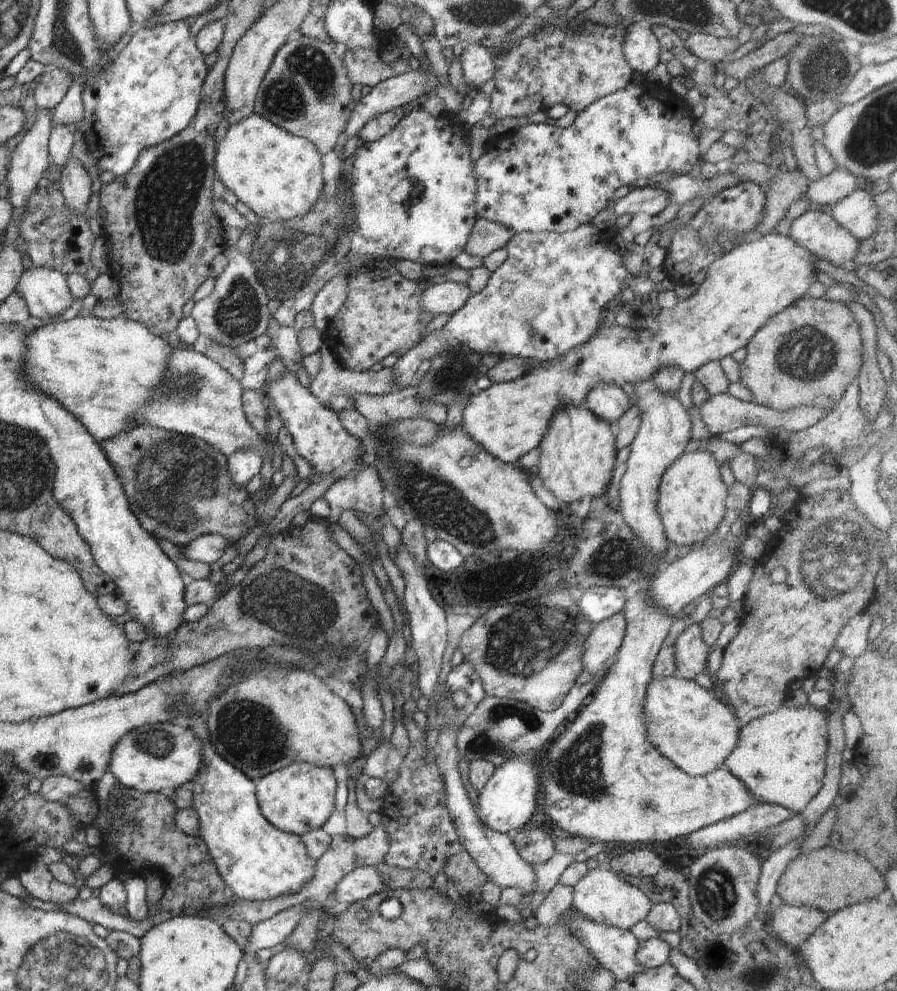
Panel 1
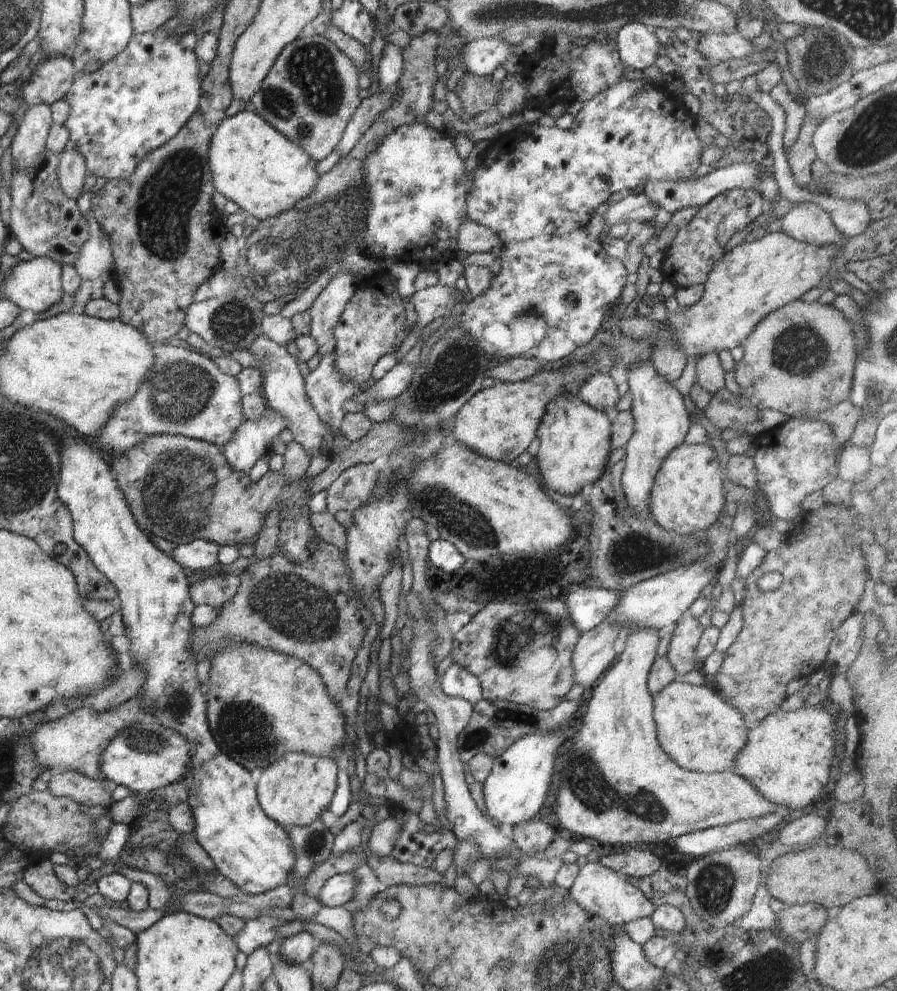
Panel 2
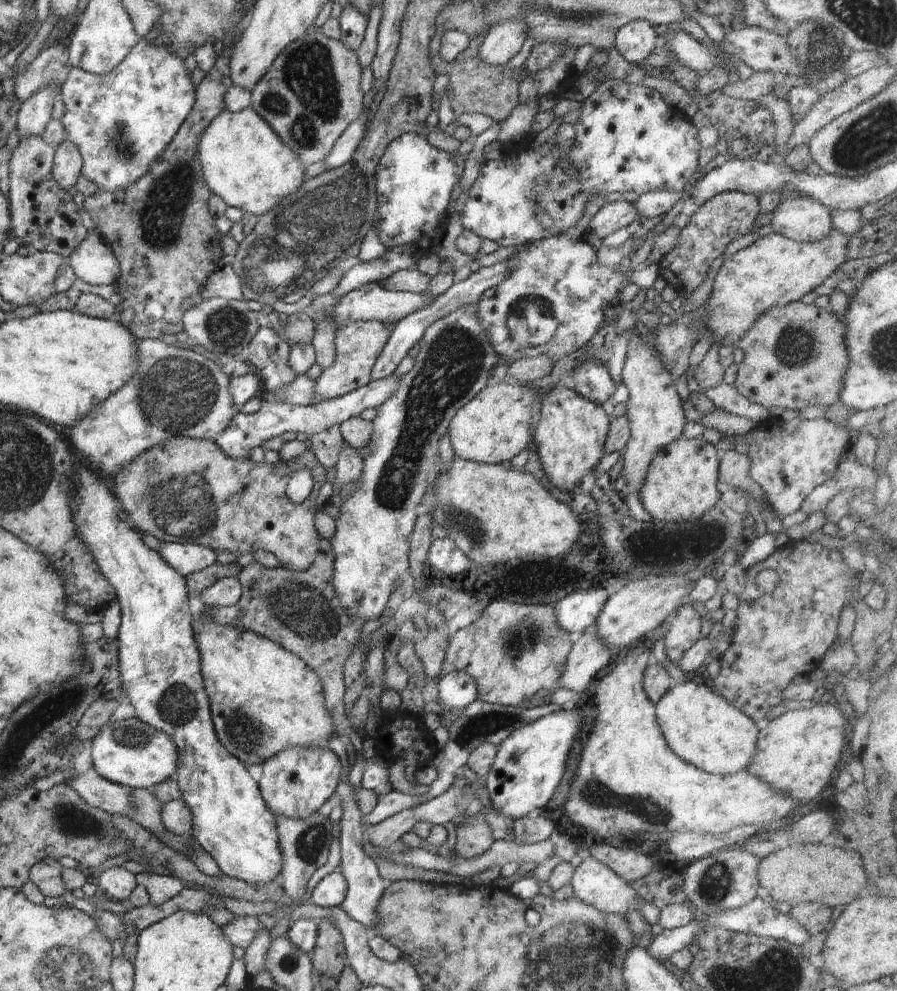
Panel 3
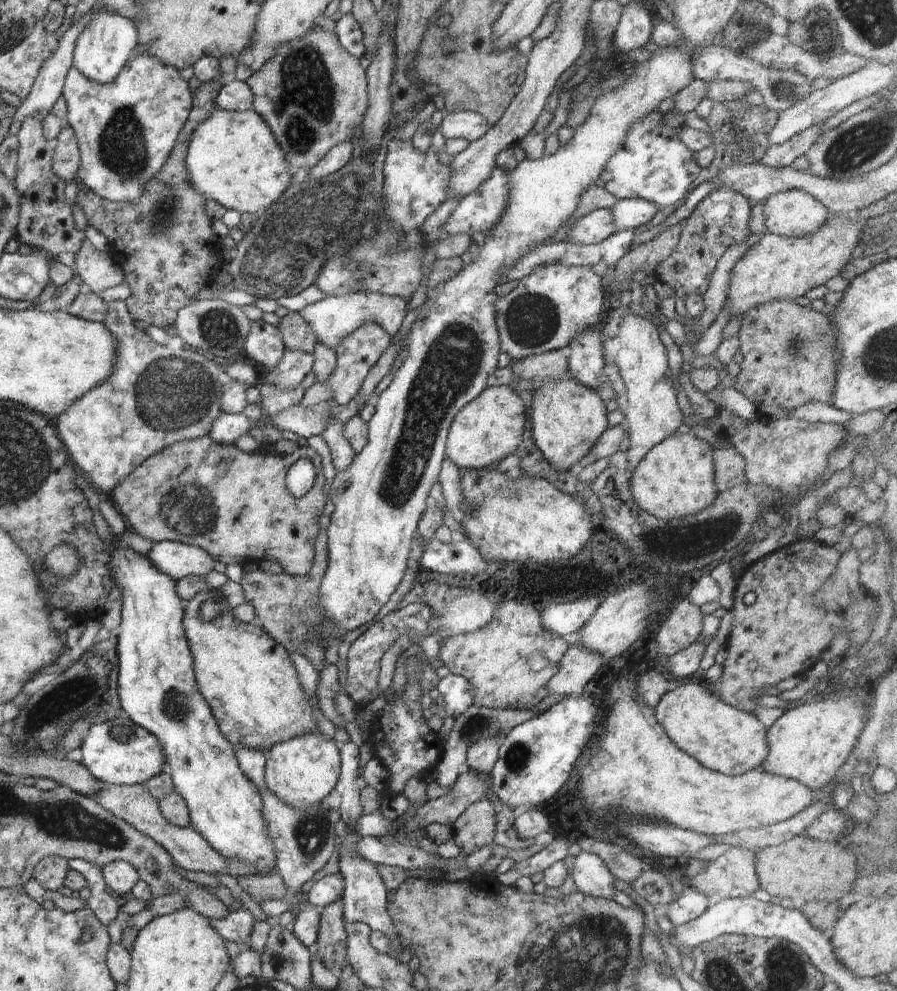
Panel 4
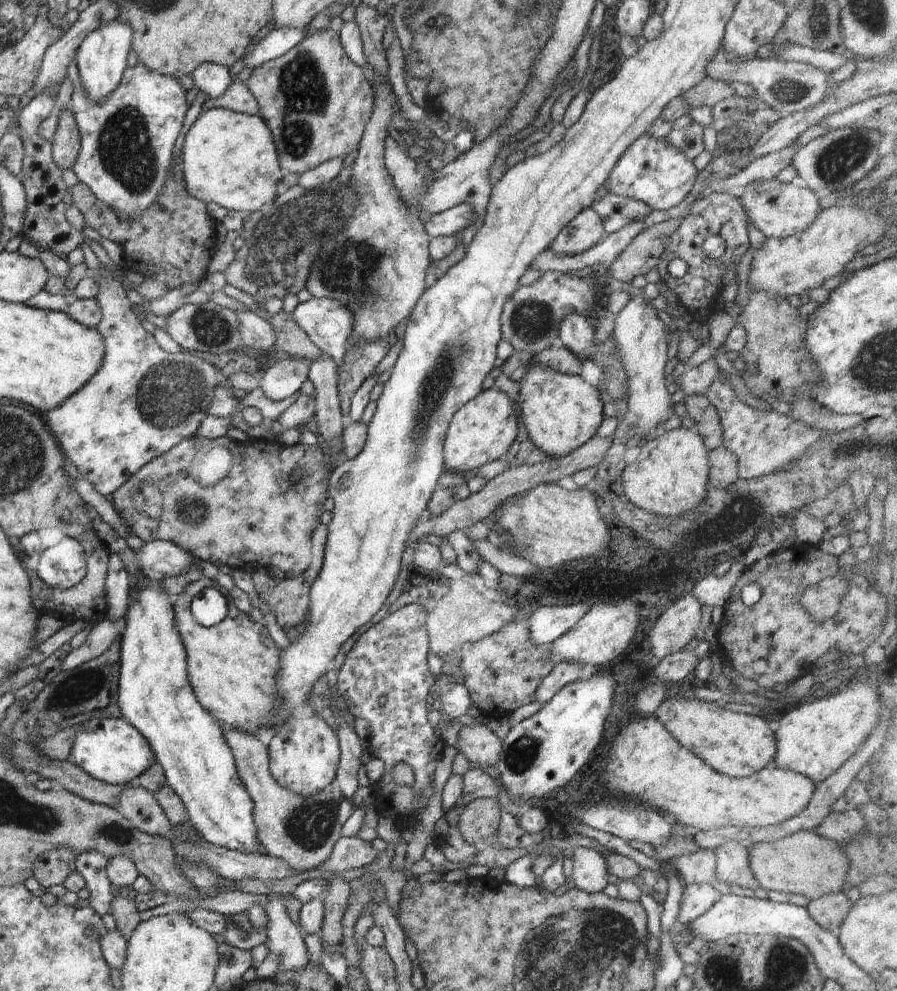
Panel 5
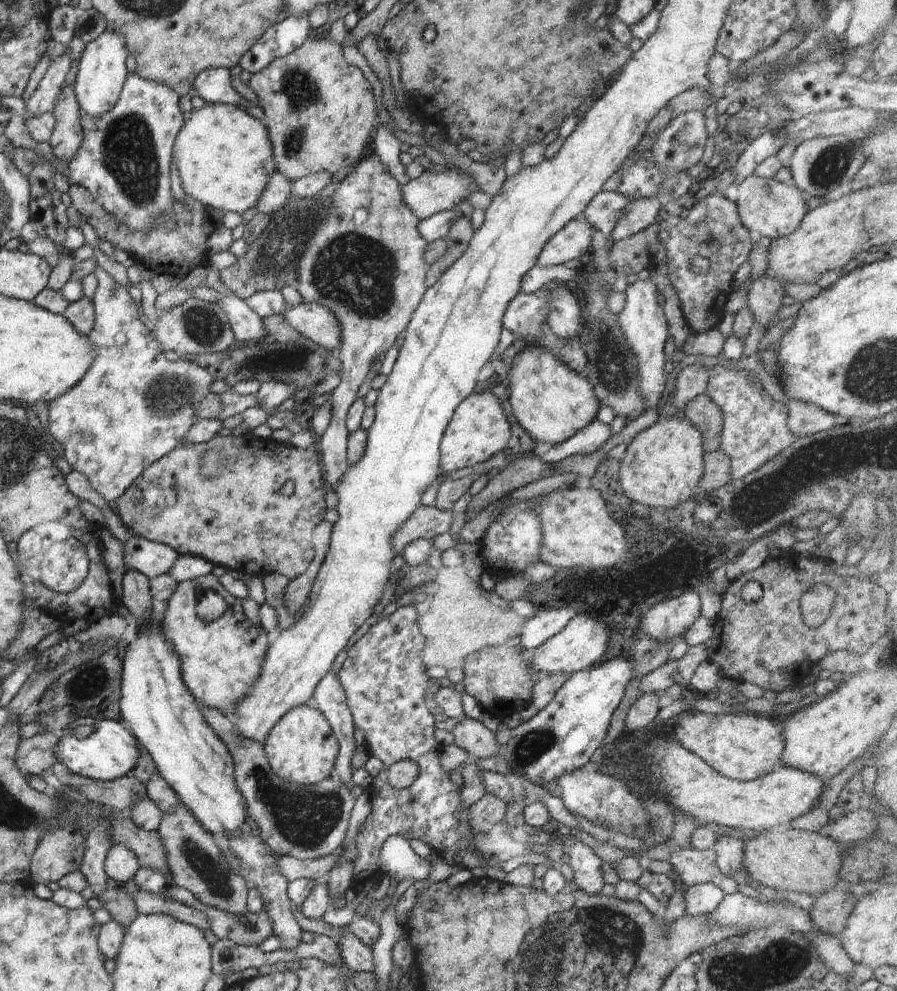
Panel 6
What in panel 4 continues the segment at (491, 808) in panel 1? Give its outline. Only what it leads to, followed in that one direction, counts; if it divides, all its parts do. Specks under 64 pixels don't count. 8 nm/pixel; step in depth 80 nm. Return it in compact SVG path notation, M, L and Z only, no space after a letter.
M568 694L563 696L561 701L552 705L548 710L538 714L531 720L526 720L514 726L508 735L499 745L499 758L489 773L490 787L498 799L499 806L503 811L510 806L516 809L518 806L530 804L533 808L542 808L552 799L563 784L568 780L575 762L587 748L591 735L594 736L595 717L598 708L594 704L594 697L597 694Z

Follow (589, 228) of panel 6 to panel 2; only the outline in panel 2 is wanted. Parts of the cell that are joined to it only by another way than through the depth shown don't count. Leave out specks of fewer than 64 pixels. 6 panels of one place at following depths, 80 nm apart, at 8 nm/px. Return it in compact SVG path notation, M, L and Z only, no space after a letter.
M625 193L625 197L616 204L609 204L603 219L609 228L616 224L629 224L635 220L654 223L657 219L658 206L648 202L648 196L643 194Z

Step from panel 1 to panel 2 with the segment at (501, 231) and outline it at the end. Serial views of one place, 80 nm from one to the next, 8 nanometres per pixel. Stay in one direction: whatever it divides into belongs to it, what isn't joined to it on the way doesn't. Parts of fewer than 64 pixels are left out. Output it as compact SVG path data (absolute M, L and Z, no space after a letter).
M468 218L458 230L458 248L461 253L491 252L492 248L498 245L504 245L498 234L494 234L490 228L476 224Z

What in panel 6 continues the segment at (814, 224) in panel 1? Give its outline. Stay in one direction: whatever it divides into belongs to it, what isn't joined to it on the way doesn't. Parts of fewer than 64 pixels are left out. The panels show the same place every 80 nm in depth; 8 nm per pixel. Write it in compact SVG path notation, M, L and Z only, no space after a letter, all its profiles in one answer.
M750 175L739 183L738 197L735 200L742 224L756 237L766 236L774 240L792 234L809 211L806 209L806 196L796 185L781 183L776 179Z

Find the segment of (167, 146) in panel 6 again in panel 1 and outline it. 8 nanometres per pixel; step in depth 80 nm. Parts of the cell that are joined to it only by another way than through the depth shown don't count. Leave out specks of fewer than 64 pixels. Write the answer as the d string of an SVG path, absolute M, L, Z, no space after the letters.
M184 21L162 23L150 29L142 27L108 66L108 70L84 84L81 95L84 114L82 121L73 126L82 133L98 170L112 172L116 177L126 176L144 148L168 142L196 116L201 89L209 69L204 62L205 56L196 48L195 37L190 34L190 28Z

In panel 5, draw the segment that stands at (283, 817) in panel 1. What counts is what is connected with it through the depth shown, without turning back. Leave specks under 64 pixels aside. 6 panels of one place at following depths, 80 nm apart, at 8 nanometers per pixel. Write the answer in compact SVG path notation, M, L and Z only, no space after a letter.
M312 715L302 720L292 716L275 727L276 734L267 746L269 772L280 787L293 794L310 797L331 785L337 776L340 761L338 738L321 716Z

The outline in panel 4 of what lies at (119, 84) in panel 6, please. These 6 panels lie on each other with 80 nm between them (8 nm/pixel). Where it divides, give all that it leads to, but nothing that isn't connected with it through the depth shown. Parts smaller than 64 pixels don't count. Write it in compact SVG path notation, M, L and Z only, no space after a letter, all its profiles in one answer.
M100 8L92 14L92 20L86 24L86 28L80 32L76 46L74 46L73 66L81 73L90 78L96 84L110 84L116 80L116 76L120 74L120 70L124 68L124 64L131 58L134 48L139 45L138 32L134 23L116 12L108 12L108 8Z

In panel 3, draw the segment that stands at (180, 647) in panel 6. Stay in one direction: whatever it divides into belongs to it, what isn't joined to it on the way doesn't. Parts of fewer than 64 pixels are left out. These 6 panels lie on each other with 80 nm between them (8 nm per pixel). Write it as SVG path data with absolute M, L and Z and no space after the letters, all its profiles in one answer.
M196 602L194 606L192 634L196 640L196 650L200 654L201 676L210 702L212 722L222 746L238 758L242 765L250 768L254 764L262 765L270 756L292 746L327 745L328 738L335 734L335 730L332 718L328 716L328 710L324 706L324 696L316 674L300 658L248 628L222 625L209 618L203 621L207 617L204 609L216 606Z

